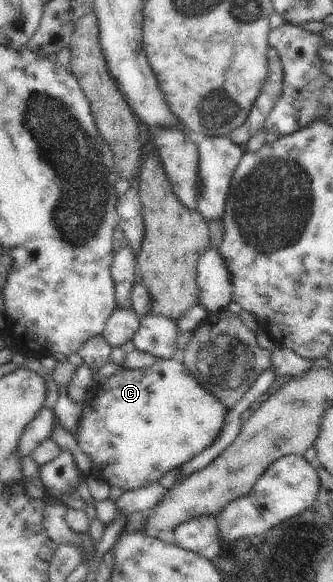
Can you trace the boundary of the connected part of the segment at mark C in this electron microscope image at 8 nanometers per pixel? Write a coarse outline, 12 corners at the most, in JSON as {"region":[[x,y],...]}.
{"region":[[179,359],[88,394],[90,476],[156,484],[216,444],[231,409]]}

